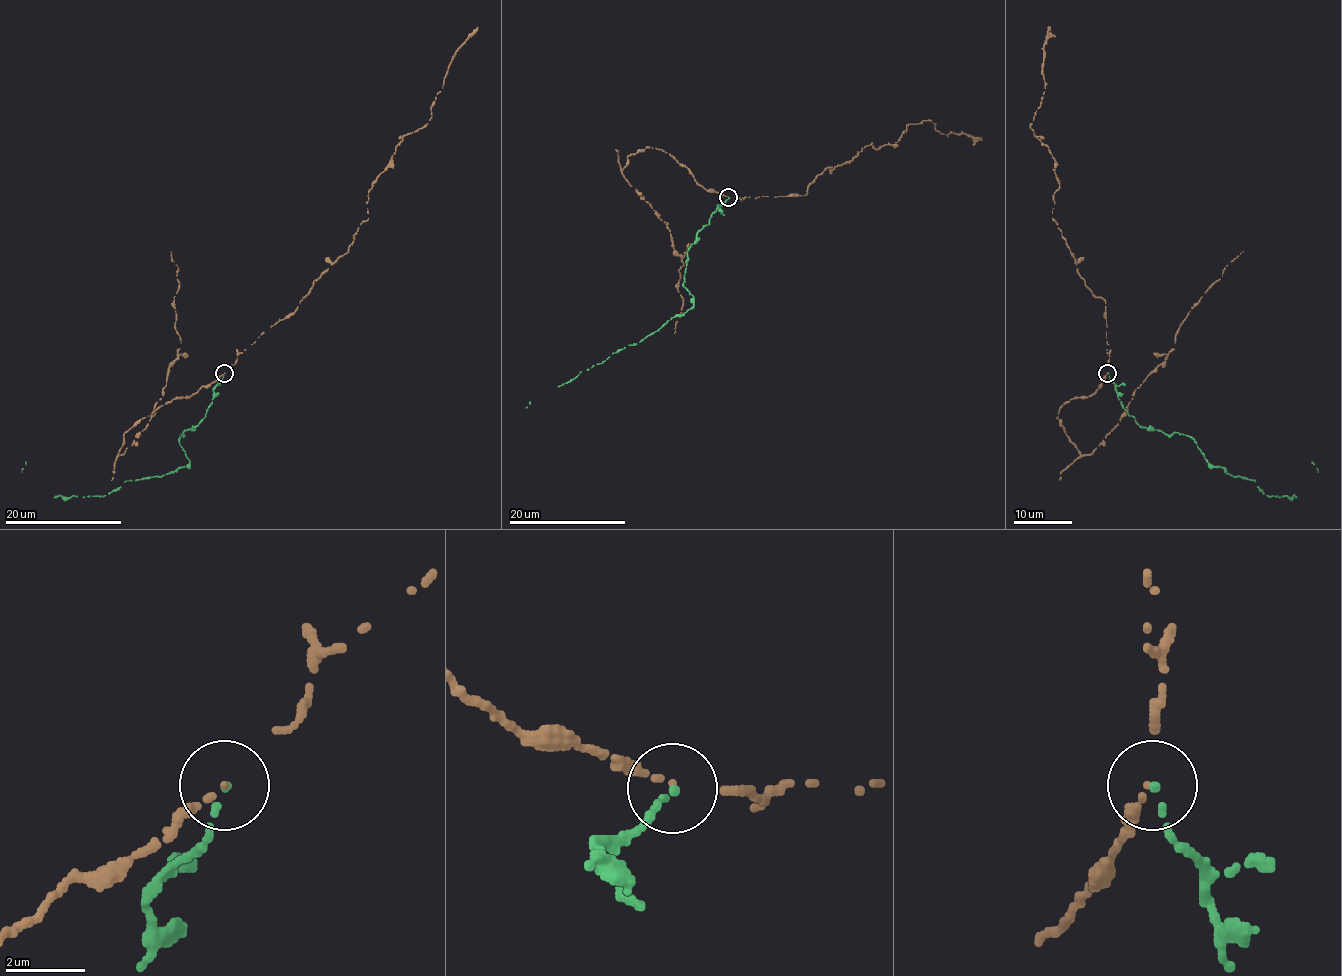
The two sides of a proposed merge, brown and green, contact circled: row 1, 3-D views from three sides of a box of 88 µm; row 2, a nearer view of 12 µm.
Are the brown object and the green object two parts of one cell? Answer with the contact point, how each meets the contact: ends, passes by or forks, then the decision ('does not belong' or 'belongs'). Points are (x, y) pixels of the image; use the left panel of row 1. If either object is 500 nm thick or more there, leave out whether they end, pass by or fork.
place (224, 373); brown ends; green ends; does not belong

